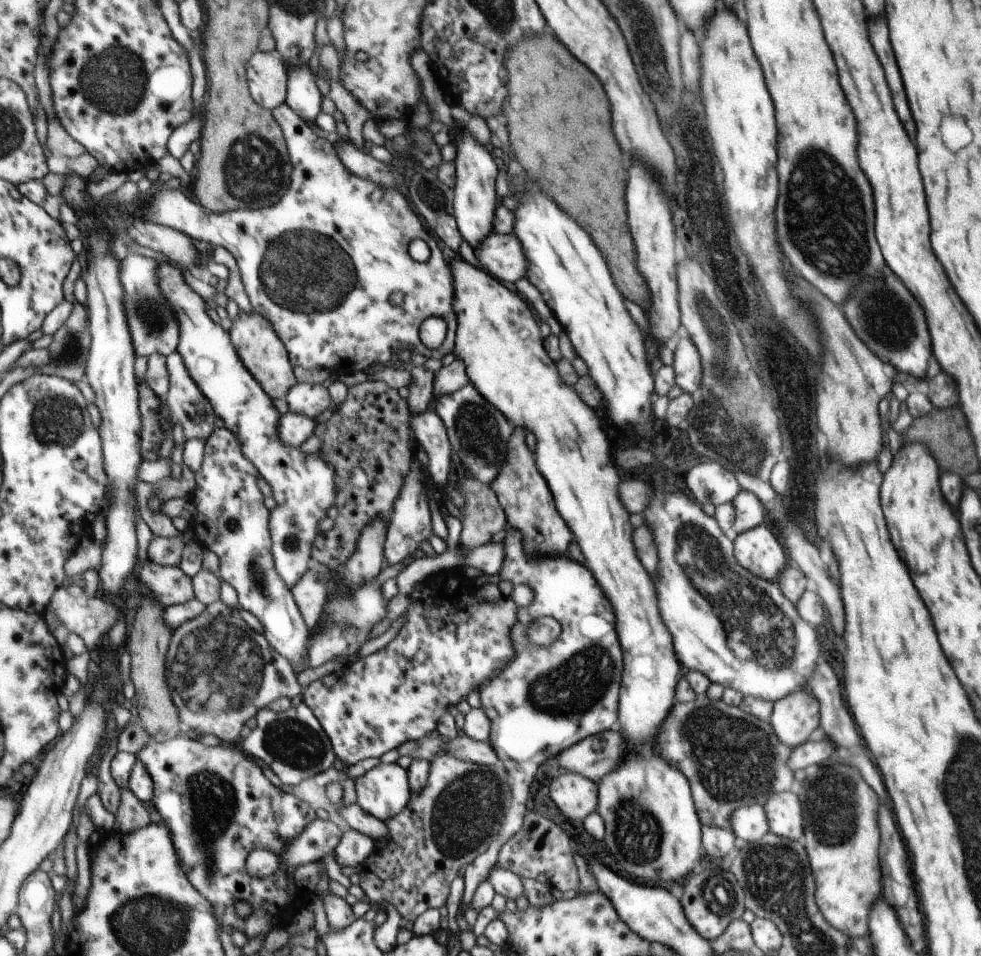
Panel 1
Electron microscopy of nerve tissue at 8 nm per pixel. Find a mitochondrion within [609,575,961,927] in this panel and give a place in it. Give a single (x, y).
(736, 760)

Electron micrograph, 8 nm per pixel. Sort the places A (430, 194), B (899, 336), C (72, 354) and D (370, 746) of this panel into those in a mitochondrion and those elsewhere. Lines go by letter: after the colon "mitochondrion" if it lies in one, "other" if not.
A: mitochondrion
B: mitochondrion
C: mitochondrion
D: other

